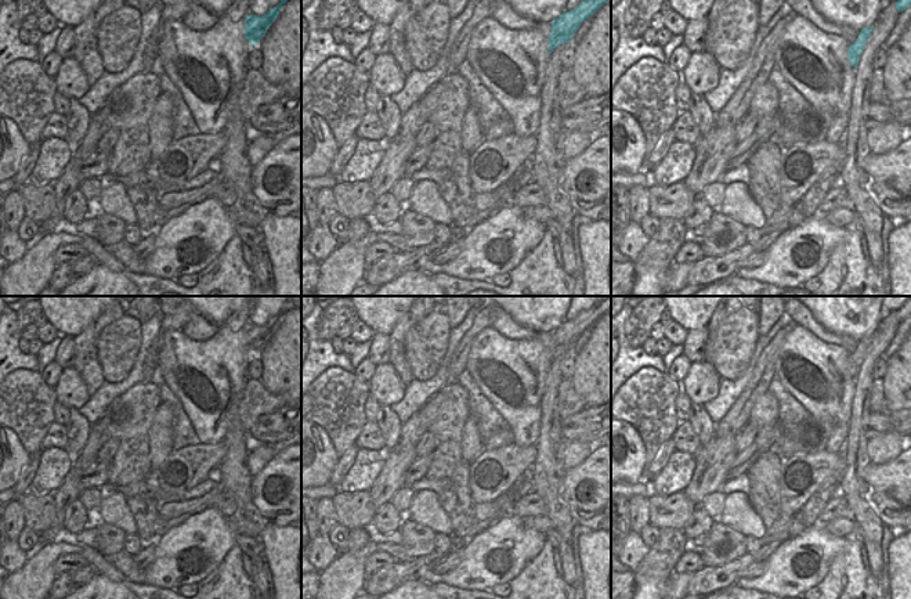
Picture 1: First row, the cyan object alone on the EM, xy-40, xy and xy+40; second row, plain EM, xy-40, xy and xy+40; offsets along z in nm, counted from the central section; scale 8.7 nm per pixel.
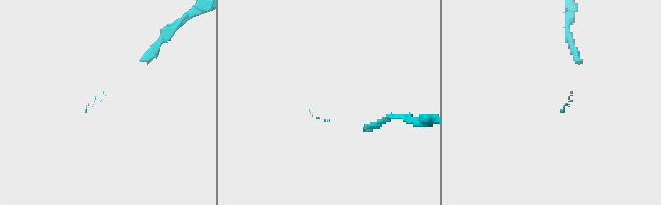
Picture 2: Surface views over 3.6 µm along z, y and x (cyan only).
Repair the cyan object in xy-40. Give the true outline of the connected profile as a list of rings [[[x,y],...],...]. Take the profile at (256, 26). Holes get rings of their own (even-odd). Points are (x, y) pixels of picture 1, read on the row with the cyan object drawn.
[[[281,0],[281,3],[267,11],[264,15],[249,15],[245,19],[245,37],[250,42],[250,46],[256,46],[260,39],[267,33],[268,28],[271,24],[275,21],[278,17],[281,7],[286,3],[288,0]]]

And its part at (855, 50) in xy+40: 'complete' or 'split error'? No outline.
complete

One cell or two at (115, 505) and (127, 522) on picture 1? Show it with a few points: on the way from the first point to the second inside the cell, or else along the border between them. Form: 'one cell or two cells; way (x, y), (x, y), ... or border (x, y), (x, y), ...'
one cell; way (115, 509), (123, 518)

